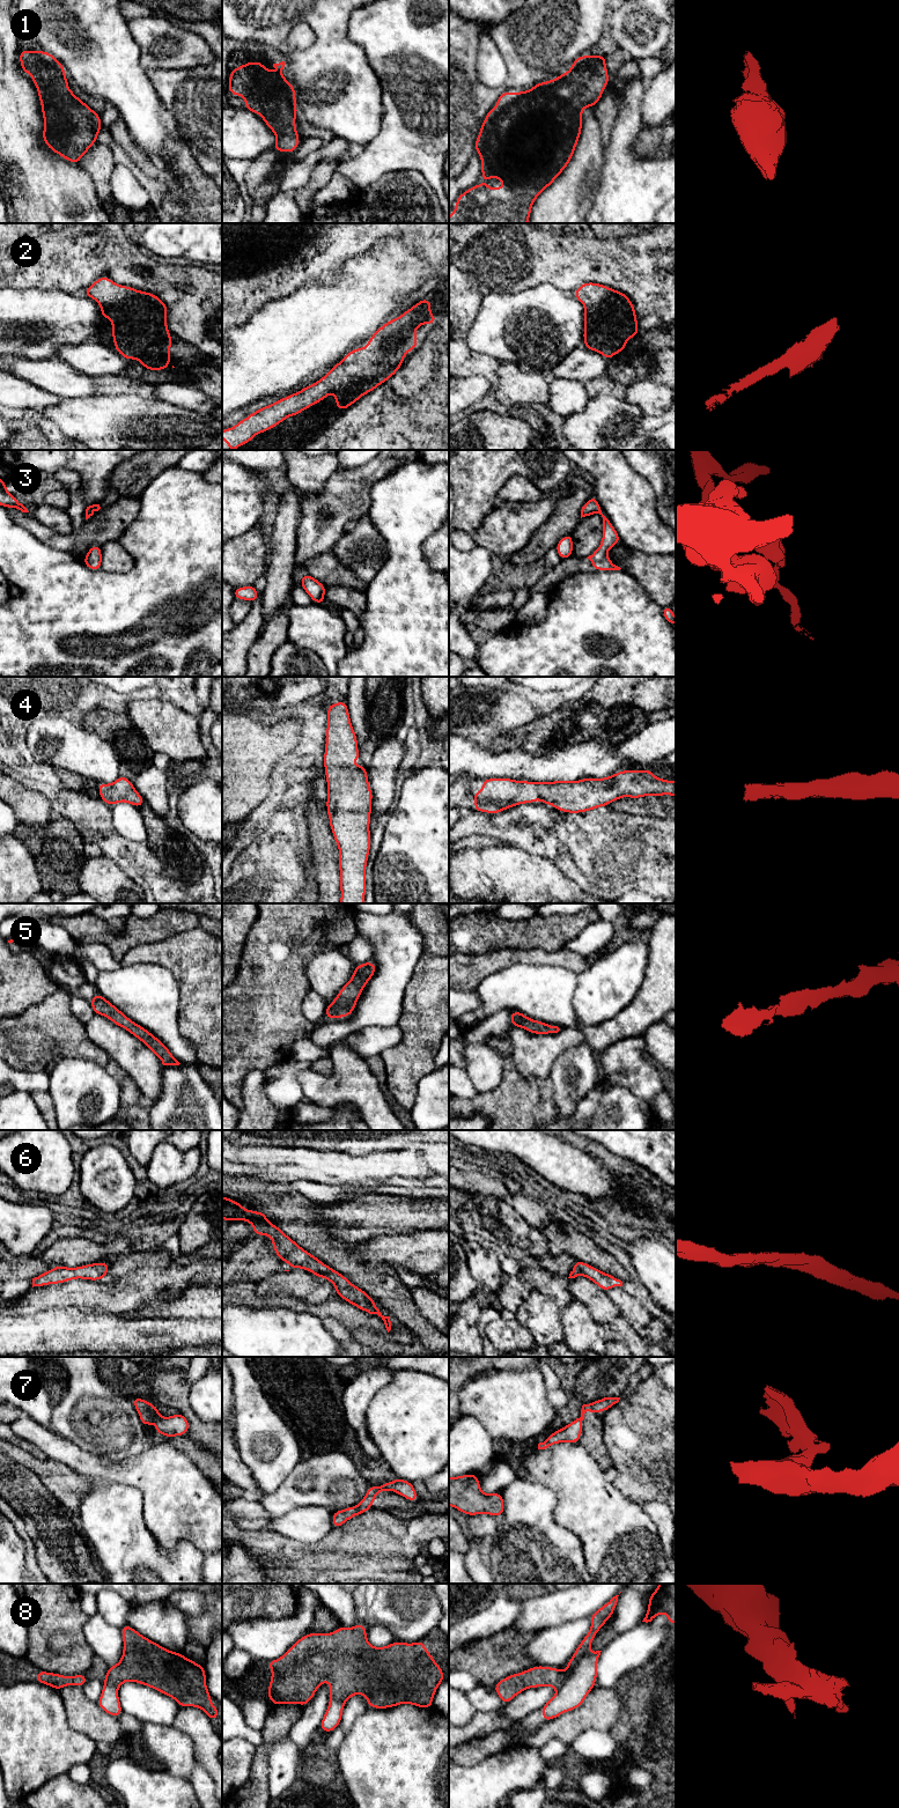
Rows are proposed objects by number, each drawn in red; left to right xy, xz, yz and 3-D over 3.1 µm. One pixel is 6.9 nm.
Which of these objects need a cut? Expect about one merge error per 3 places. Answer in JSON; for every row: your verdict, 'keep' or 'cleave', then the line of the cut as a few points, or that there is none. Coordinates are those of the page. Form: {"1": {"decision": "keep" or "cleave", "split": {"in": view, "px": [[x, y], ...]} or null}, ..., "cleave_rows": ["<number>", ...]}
{"1": {"decision": "keep", "split": null}, "2": {"decision": "keep", "split": null}, "3": {"decision": "cleave", "split": {"in": "yz", "px": [[601, 509], [598, 511]]}}, "4": {"decision": "keep", "split": null}, "5": {"decision": "keep", "split": null}, "6": {"decision": "keep", "split": null}, "7": {"decision": "cleave", "split": {"in": "xz", "px": [[380, 1487], [385, 1490]]}}, "8": {"decision": "cleave", "split": {"in": "yz", "px": [[587, 1650], [573, 1673], [558, 1688]]}}, "cleave_rows": ["3", "7", "8"]}

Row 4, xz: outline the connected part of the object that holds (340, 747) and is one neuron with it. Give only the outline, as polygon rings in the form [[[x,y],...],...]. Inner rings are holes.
[[[347,702],[329,704],[326,713],[326,810],[339,848],[340,903],[364,903],[373,791],[367,767],[349,765],[360,759],[360,752]]]

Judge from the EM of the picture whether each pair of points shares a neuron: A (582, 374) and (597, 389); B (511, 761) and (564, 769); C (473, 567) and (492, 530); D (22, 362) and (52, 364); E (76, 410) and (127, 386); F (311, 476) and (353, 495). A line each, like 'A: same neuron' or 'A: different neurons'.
A: different neurons
B: same neuron
C: different neurons
D: same neuron
E: different neurons
F: different neurons

